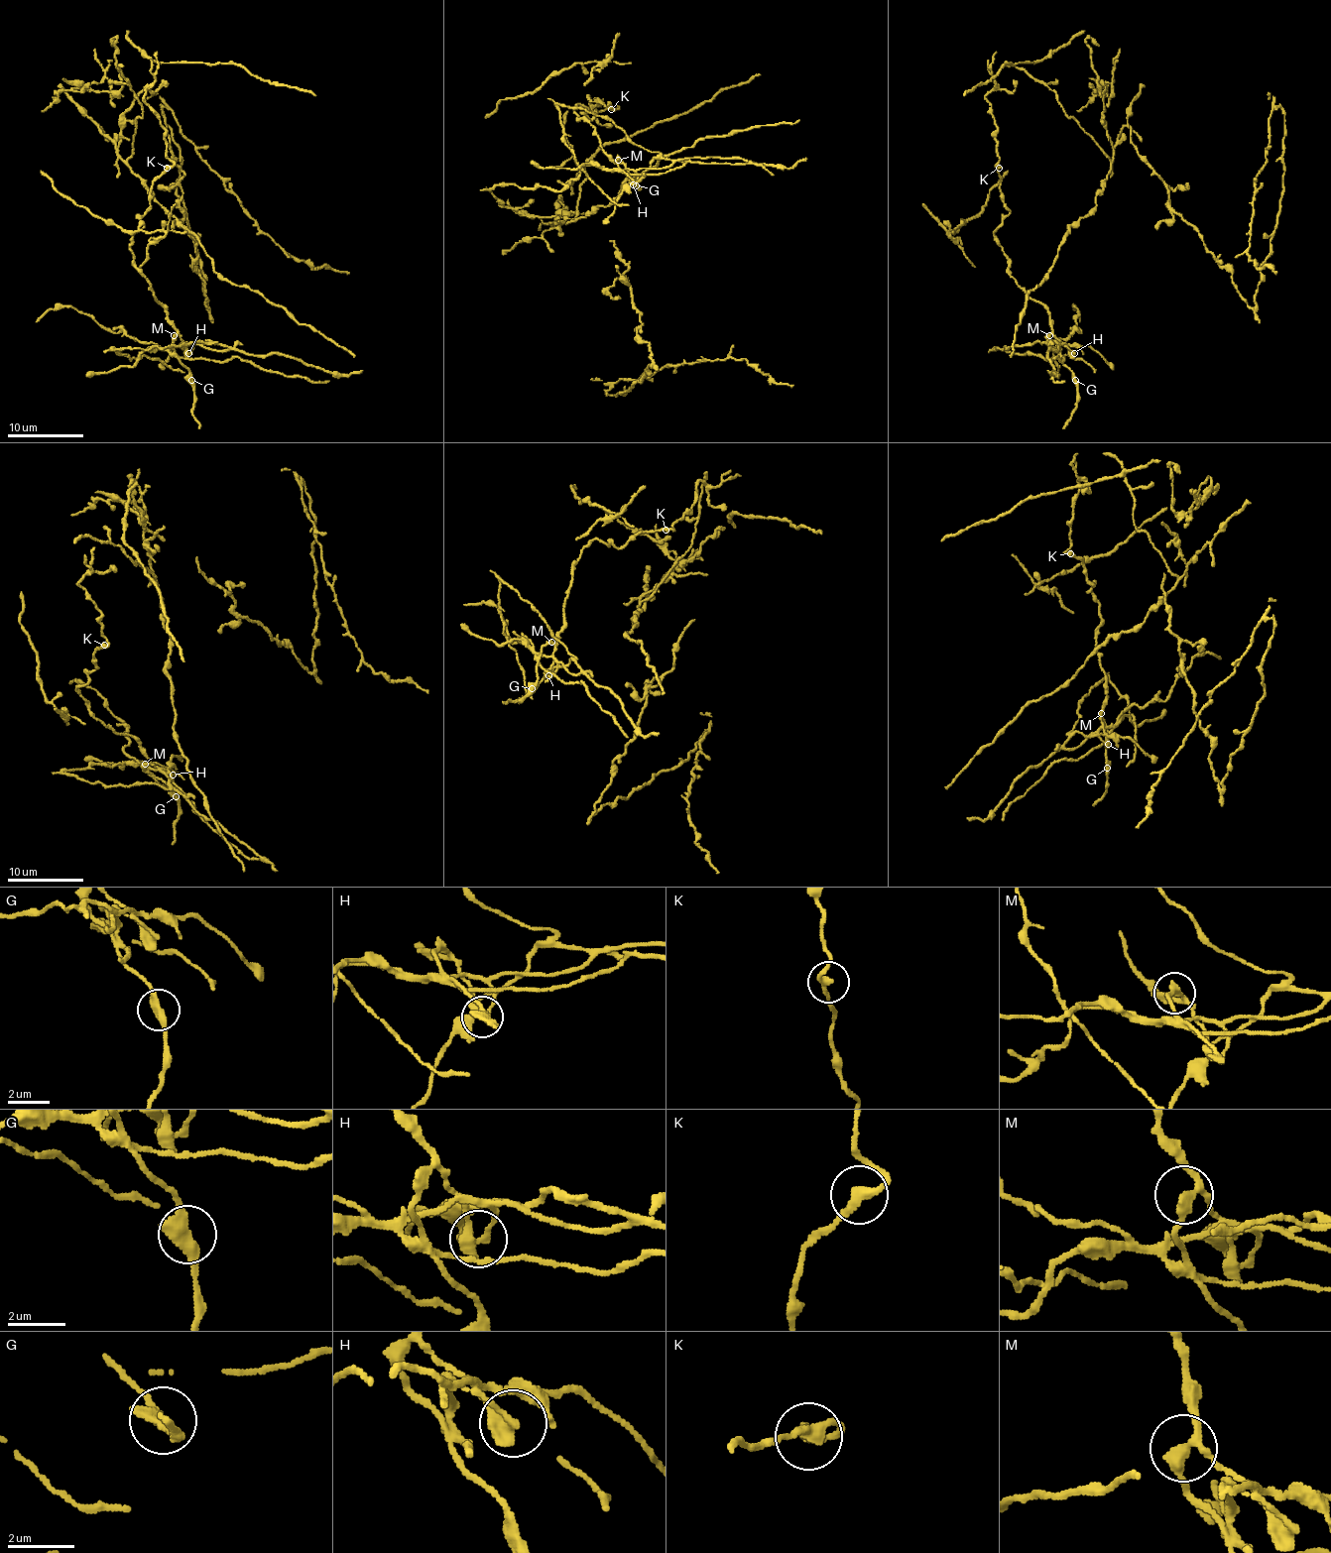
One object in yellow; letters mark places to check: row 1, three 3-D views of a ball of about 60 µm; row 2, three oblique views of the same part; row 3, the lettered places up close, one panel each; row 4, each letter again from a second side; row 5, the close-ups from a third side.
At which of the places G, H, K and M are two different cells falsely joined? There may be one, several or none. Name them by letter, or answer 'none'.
H

